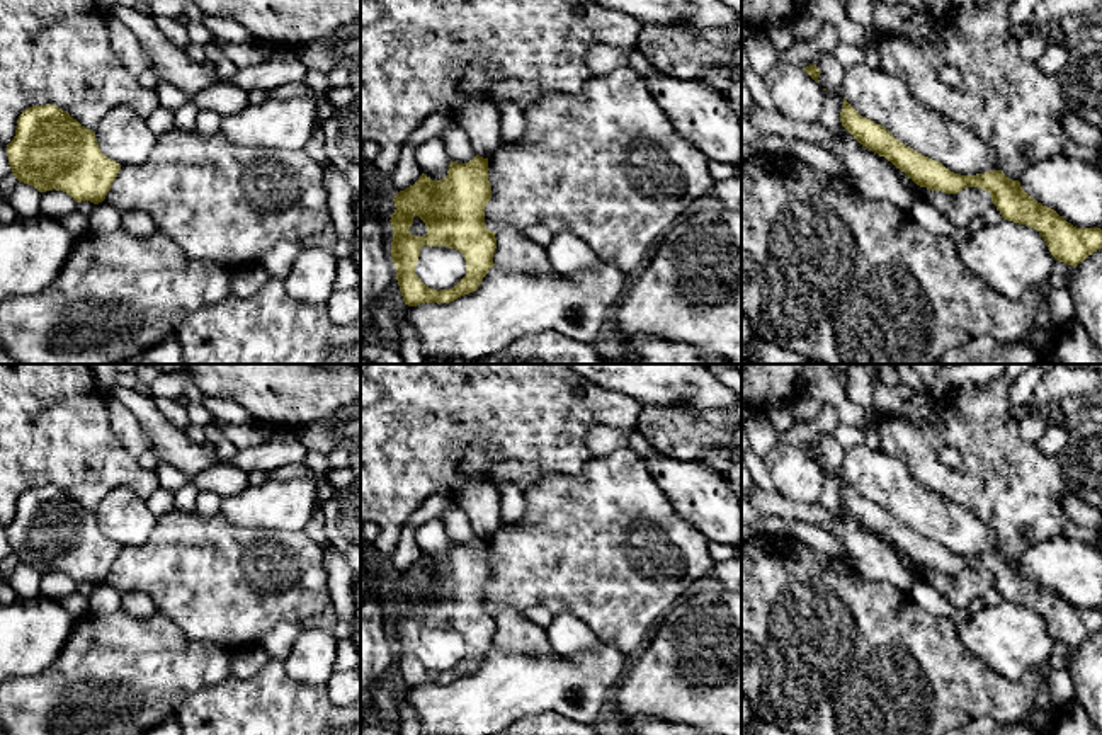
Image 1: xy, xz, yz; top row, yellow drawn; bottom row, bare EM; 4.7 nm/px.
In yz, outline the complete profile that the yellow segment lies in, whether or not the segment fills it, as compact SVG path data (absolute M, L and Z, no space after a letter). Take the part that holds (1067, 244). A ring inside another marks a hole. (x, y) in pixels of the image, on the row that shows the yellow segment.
M845 97L840 122L862 146L884 157L920 187L946 194L957 194L966 187L990 192L991 202L1002 218L1037 230L1051 255L1059 262L1076 267L1088 255L1102 248L1100 228L1073 226L1054 209L1031 197L1019 180L1008 179L1002 170L976 175L954 174L940 162L898 141L884 126L862 117Z

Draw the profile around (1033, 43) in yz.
M1036 27L1029 29L1020 39L1020 54L1029 61L1039 61L1046 48L1049 46L1044 34Z

